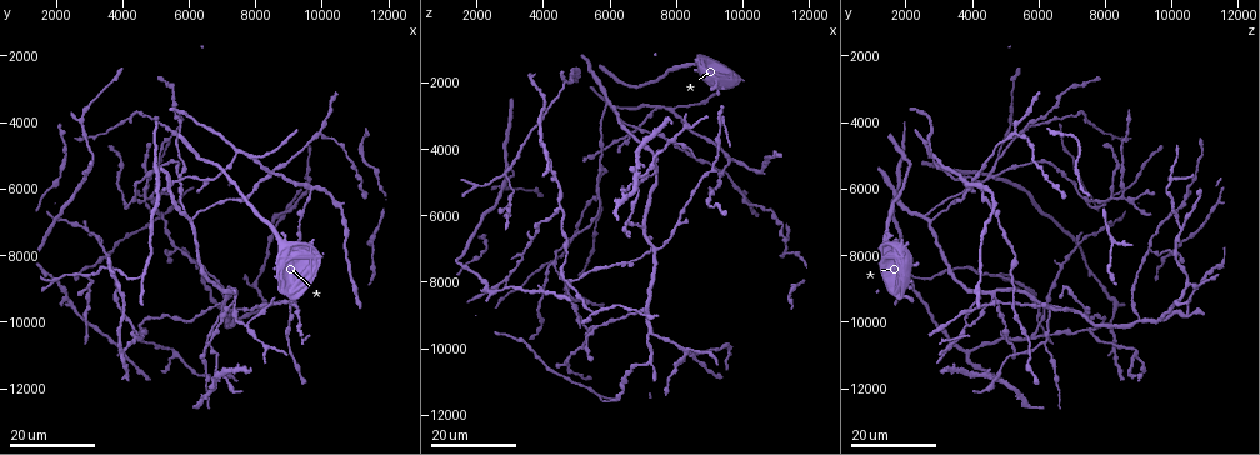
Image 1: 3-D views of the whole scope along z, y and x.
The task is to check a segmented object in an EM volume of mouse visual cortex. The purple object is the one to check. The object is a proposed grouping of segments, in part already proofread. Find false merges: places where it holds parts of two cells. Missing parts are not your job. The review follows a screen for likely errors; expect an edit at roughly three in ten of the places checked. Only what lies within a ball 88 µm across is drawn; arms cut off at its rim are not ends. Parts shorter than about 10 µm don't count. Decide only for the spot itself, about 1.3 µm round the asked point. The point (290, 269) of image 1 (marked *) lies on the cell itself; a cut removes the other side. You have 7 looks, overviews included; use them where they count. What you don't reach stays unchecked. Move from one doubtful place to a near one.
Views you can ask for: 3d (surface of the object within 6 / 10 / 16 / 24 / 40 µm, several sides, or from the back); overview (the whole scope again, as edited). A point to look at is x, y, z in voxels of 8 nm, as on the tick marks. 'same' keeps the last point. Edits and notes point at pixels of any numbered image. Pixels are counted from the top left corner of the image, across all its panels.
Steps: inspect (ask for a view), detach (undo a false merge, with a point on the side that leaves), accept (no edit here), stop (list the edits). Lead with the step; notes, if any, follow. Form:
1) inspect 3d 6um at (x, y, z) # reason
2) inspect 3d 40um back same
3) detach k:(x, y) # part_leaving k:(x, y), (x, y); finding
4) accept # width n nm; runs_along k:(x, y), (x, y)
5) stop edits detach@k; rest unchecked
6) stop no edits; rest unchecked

inspect 3d 16um at (7400, 9300, 4700) # branch point

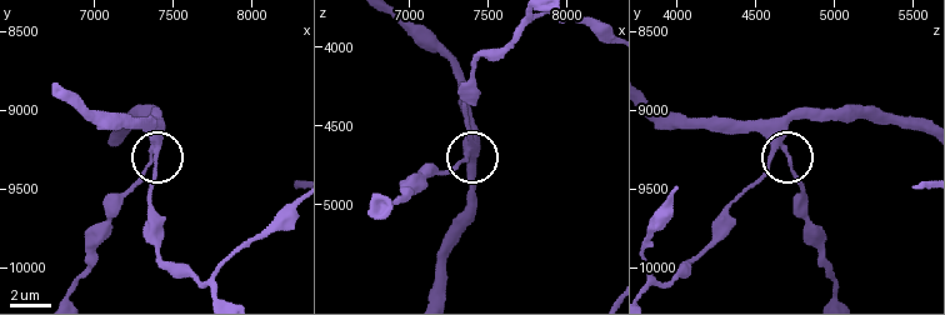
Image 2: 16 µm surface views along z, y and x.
inspect 3d 6um at (7400, 9240, 4640) # closer look

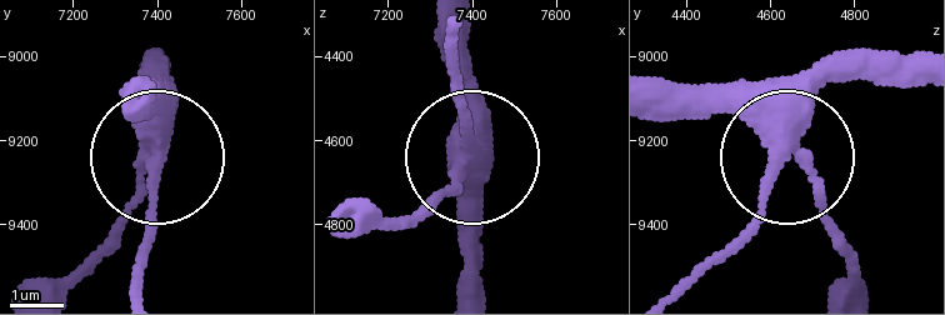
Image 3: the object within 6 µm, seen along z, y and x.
accept # runs_along 3:(129, 95), (156, 175), (143, 265); continuous, no second cell

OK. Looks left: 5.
inspect 3d 16um at (4600, 6200, 8200) # three arms meet

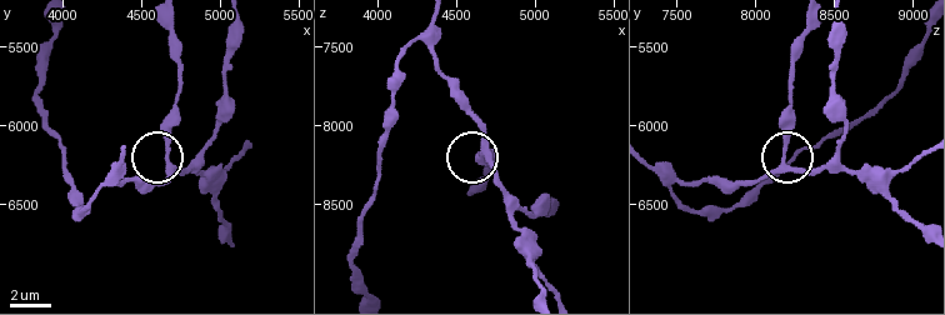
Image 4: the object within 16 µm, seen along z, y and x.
inspect 3d 6um at (4660, 6220, 8180)

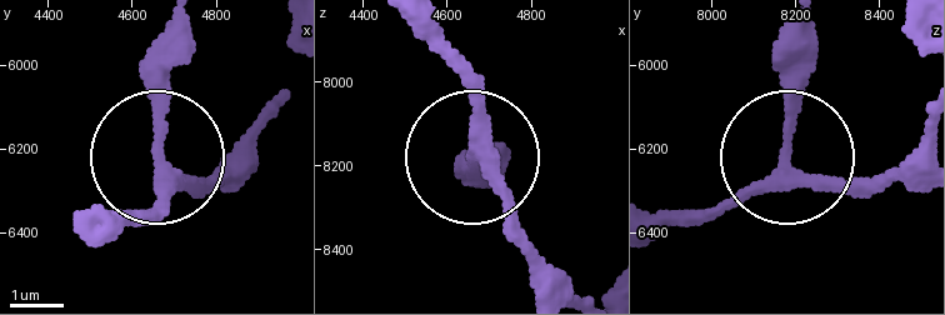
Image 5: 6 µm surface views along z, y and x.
accept # side_arm 16 um; runs_along 5:(656, 208), (736, 203), (776, 168), (804, 24); continuous, no second cell

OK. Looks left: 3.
inspect 3d 16um at (2800, 8600, 4700) # thin arm on a thick one

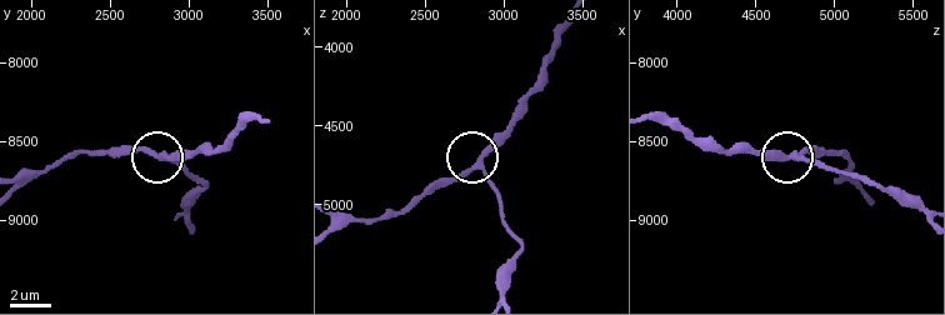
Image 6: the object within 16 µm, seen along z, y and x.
inspect 3d 10um at (2840, 8600, 4740) # zoom in

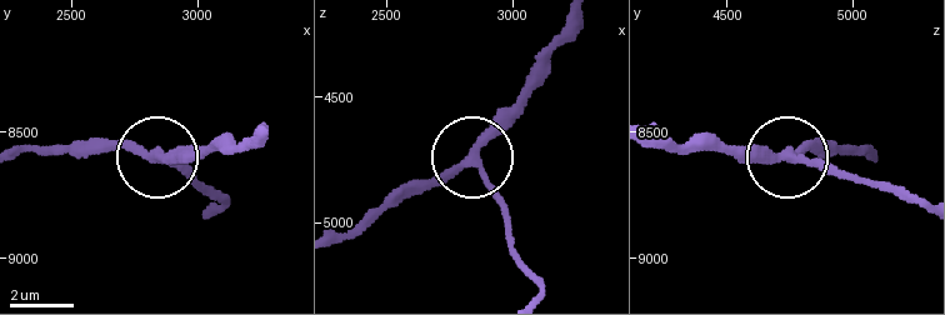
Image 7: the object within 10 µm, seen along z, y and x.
accept # runs_along 7:(265, 128), (236, 144), (185, 144), (160, 158), (75, 144); all the same cell

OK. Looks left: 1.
stop no edits; rest unchecked

